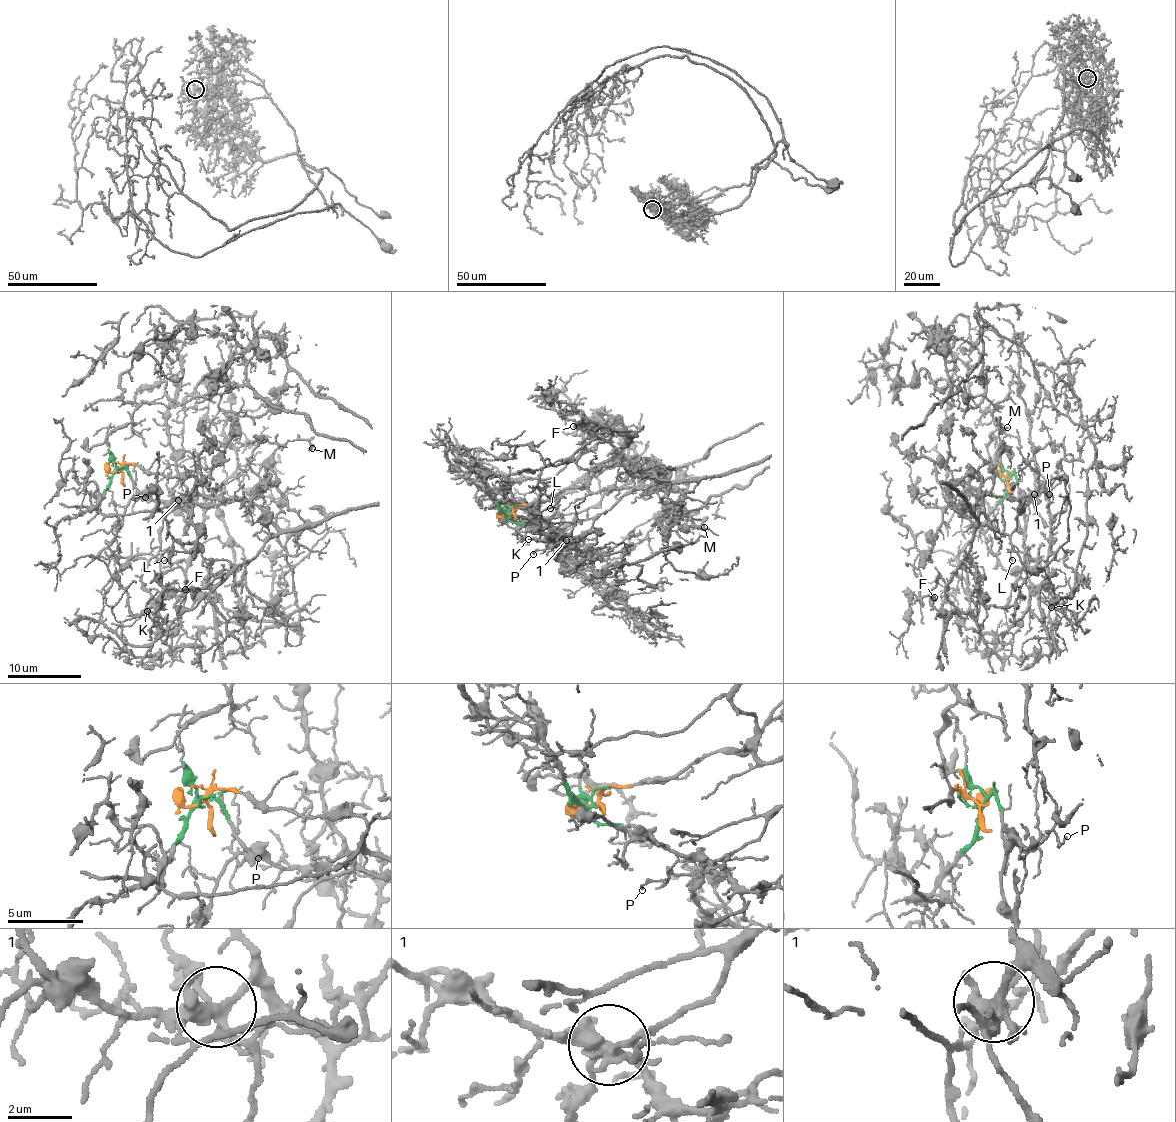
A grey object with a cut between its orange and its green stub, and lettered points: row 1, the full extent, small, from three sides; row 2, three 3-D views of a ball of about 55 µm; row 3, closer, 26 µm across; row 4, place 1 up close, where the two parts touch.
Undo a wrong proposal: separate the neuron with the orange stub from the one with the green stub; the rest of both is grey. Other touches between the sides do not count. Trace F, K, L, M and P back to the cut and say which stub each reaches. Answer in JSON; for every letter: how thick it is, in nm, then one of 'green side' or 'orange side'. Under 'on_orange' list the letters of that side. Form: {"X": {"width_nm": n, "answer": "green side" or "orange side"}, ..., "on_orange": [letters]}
{"F": {"width_nm": 320, "answer": "orange side"}, "K": {"width_nm": 100, "answer": "green side"}, "L": {"width_nm": 120, "answer": "green side"}, "M": {"width_nm": 170, "answer": "orange side"}, "P": {"width_nm": 130, "answer": "green side"}, "on_orange": ["F", "M"]}

